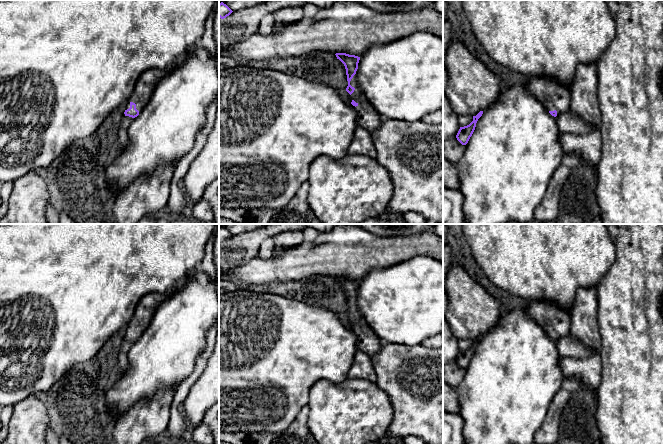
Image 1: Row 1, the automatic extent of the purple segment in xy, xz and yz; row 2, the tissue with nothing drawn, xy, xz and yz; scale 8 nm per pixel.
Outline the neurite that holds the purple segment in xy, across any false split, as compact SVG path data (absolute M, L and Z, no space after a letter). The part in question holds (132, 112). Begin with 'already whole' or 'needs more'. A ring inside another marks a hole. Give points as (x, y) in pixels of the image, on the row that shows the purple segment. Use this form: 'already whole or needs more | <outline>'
needs more | M181 57L178 60L175 60L173 65L170 68L160 70L160 69L149 69L145 71L137 80L136 85L132 92L132 97L126 102L126 108L125 108L125 116L129 116L132 118L135 118L139 115L139 113L143 110L143 108L147 105L149 102L152 93L154 91L154 88L156 85L160 82L162 78L164 78L179 62L181 61Z

